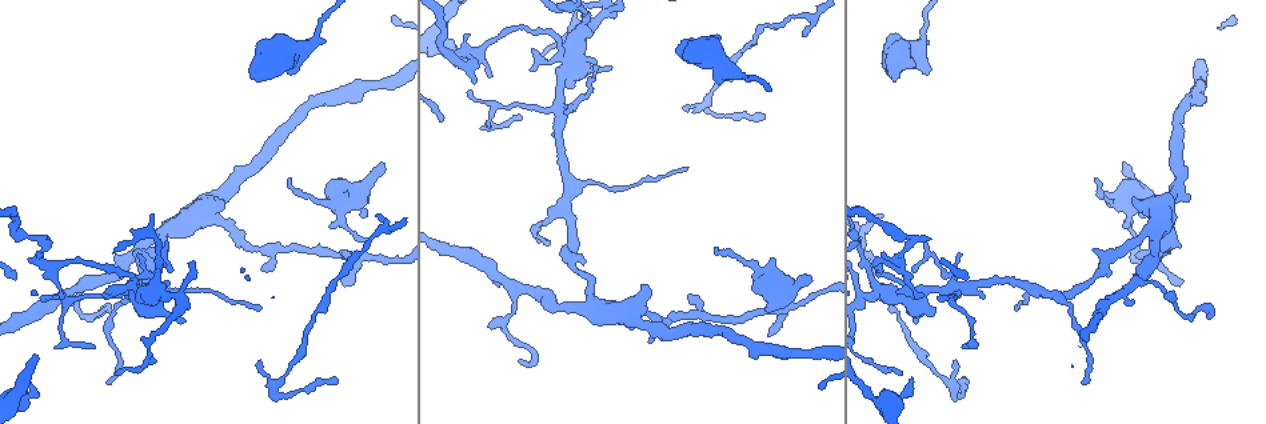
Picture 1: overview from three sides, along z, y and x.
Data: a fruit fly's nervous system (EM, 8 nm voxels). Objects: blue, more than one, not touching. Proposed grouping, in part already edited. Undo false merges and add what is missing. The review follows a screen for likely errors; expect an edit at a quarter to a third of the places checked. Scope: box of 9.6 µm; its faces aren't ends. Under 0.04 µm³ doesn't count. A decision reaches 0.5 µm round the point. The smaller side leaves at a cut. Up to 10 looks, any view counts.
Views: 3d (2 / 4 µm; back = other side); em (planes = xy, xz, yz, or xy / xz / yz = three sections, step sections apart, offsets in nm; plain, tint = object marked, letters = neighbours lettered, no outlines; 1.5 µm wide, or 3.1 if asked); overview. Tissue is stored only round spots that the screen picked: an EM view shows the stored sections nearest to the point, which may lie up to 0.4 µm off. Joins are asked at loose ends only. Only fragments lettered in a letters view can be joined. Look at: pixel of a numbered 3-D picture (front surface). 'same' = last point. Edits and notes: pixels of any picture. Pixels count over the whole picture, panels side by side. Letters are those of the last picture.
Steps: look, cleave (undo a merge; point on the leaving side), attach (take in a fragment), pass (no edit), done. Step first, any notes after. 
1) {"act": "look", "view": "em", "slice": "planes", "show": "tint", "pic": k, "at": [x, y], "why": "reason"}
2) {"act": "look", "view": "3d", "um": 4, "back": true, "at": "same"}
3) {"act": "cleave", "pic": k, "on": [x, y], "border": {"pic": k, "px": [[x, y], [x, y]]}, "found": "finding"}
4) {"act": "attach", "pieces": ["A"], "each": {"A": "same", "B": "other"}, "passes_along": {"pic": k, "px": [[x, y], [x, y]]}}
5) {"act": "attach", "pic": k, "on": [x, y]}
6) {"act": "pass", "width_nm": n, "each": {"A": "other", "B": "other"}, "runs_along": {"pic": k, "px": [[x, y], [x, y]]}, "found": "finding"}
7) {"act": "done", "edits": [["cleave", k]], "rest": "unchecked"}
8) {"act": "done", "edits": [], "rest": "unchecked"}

{"act": "look", "view": "3d", "um": 2, "pic": 1, "at": [95, 348]}

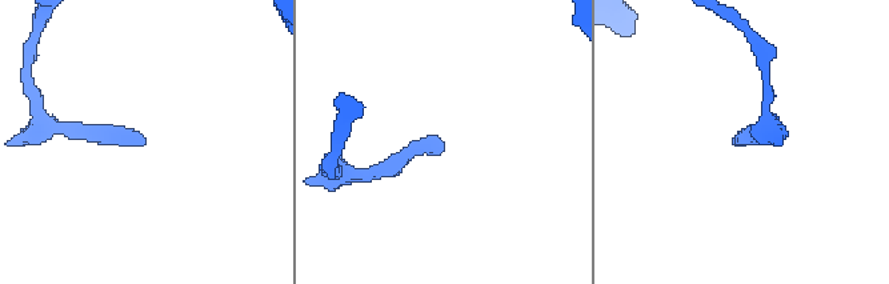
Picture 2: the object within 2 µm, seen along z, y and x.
{"act": "look", "view": "em", "slice": "planes", "show": "letters", "pic": 2, "at": [739, 138], "why": "need the tissue"}

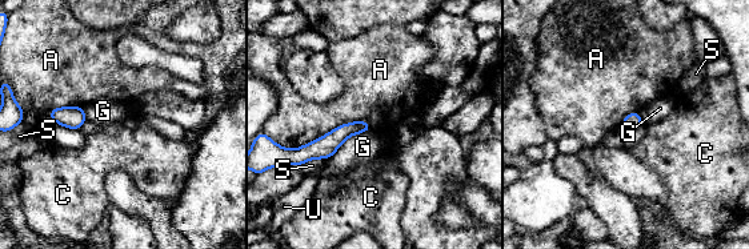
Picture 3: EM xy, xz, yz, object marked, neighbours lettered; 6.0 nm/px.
{"act": "pass", "width_nm": 90, "each": {"A": "other", "C": "other", "G": "other", "S": "other", "U": "other"}, "runs_along": {"pic": 3, "px": [[367, 127], [292, 152]]}, "found": "none of them fits"}

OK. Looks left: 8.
{"act": "look", "view": "3d", "um": 4, "pic": 1, "at": [454, 66], "why": "tapers out"}

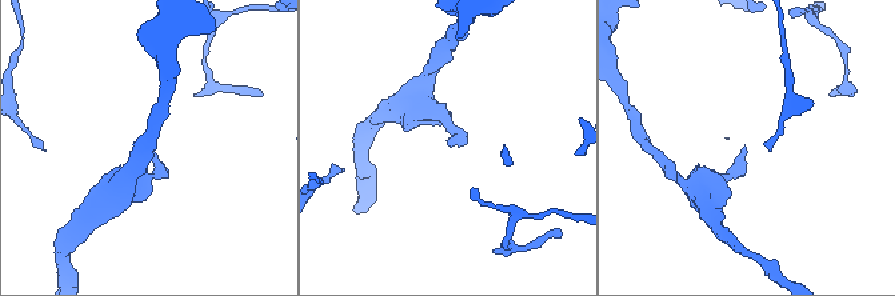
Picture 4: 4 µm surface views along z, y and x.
{"act": "look", "view": "em", "slice": "planes", "show": "letters", "pic": 4, "at": [449, 144]}

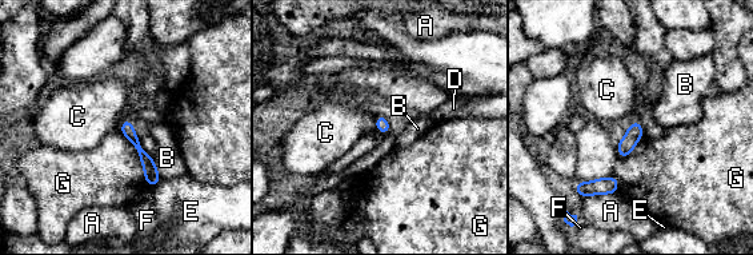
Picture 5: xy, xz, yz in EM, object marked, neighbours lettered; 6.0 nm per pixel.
{"act": "pass", "longest_contact_nm": ["G", 400], "each": {"A": "other", "B": "other", "C": "other", "D": "other", "E": "other", "F": "other", "G": "other"}, "runs_along": {"pic": 5, "px": [[125, 123], [153, 180]]}, "found": "none of them fits"}

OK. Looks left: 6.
{"act": "look", "view": "3d", "um": 4, "pic": 1, "at": [382, 166], "why": "free end"}

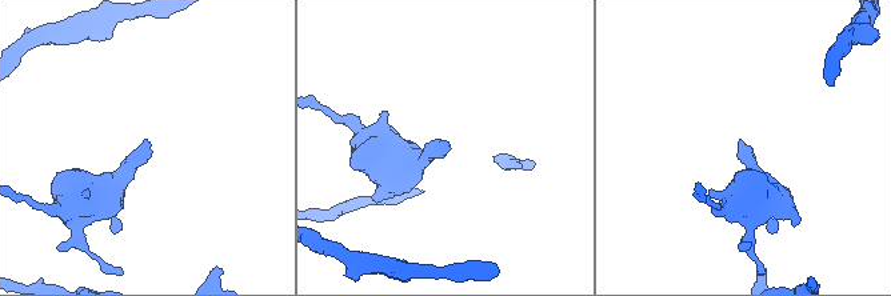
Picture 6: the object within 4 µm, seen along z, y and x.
{"act": "look", "view": "em", "slice": "xy", "step": 8, "show": "tint", "pic": 6, "at": [740, 141], "why": "now the EM"}

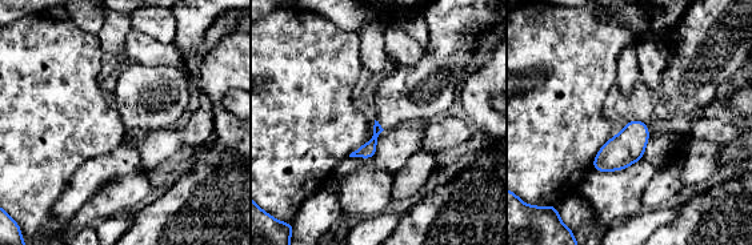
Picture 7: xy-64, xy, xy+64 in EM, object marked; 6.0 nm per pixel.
{"act": "look", "view": "em", "slice": "planes", "show": "letters", "at": "same"}

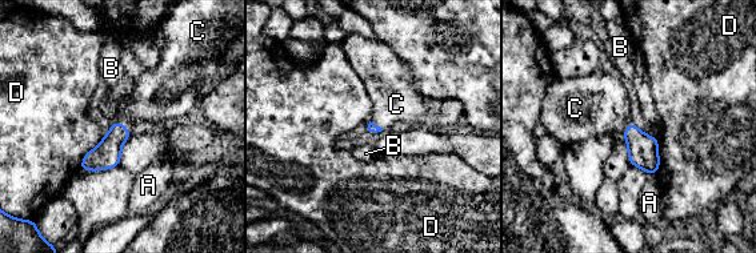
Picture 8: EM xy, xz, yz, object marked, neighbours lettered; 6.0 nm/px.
{"act": "attach", "pieces": ["C"], "each": {"A": "other", "B": "other", "C": "same", "D": "other"}, "passes_along": {"pic": 8, "px": [[643, 153], [626, 128], [591, 105]]}, "found": "the neuron continues"}

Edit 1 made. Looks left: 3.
{"act": "look", "view": "overview", "why": "see it whole again"}

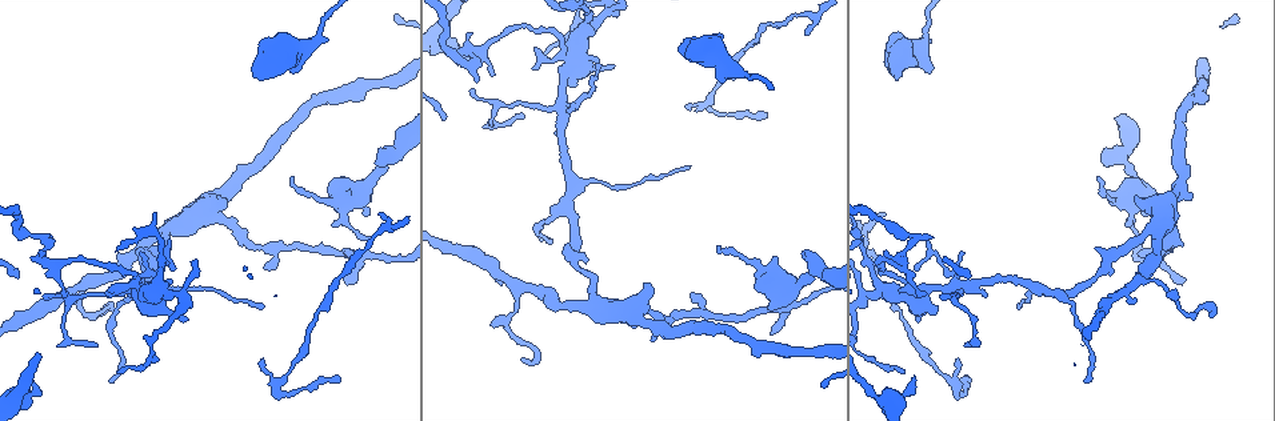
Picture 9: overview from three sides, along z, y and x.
{"act": "look", "view": "em", "slice": "xy", "step": 4, "show": "tint", "pic": 9, "at": [1096, 179], "why": "branch stops here"}

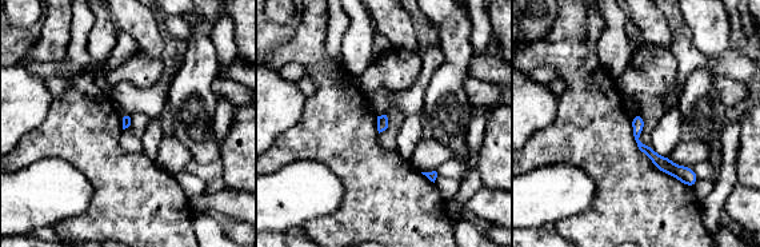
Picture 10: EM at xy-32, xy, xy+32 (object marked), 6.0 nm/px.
{"act": "look", "view": "em", "slice": "planes", "show": "letters", "at": "same"}

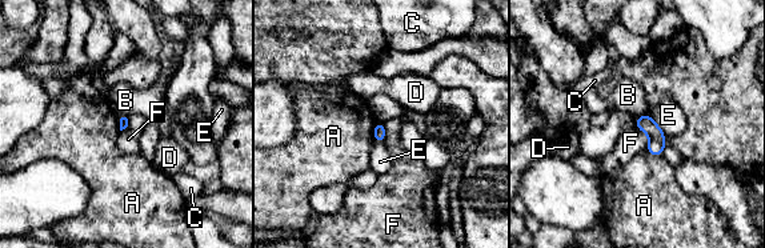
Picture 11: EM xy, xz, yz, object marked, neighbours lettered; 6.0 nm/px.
{"act": "pass", "each": {"A": "other", "B": "other", "C": "other", "D": "other", "E": "other", "F": "other"}, "border": {"pic": 11, "px": [[636, 126], [648, 135], [647, 148]]}, "found": "none of them fits"}

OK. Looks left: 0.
{"act": "done", "edits": [["attach", 8]], "rest": "unchecked"}

